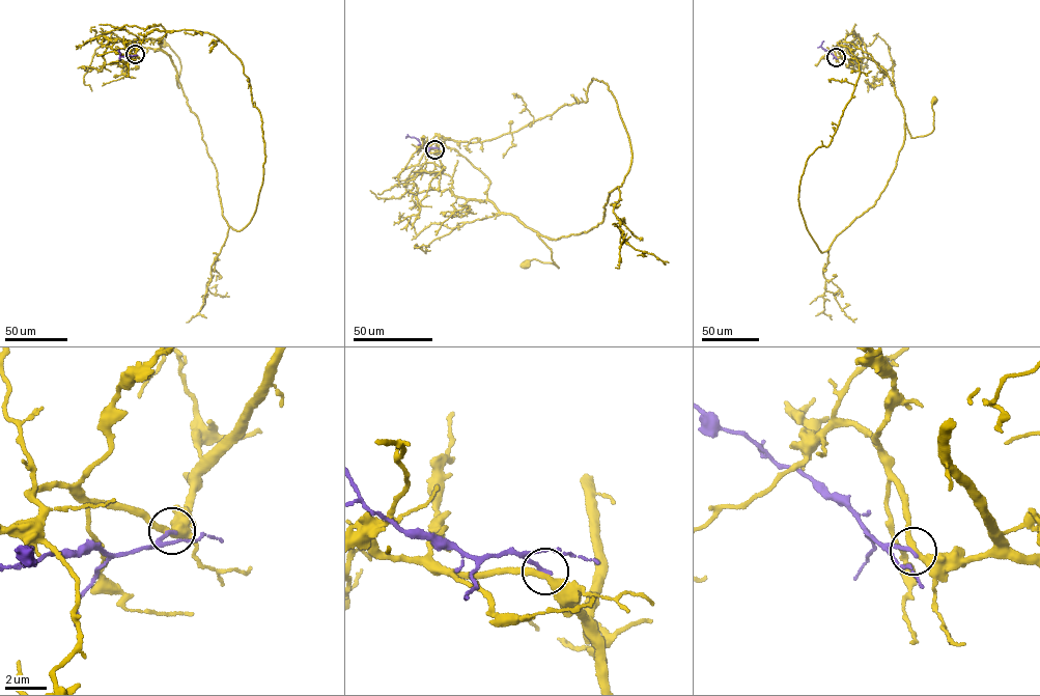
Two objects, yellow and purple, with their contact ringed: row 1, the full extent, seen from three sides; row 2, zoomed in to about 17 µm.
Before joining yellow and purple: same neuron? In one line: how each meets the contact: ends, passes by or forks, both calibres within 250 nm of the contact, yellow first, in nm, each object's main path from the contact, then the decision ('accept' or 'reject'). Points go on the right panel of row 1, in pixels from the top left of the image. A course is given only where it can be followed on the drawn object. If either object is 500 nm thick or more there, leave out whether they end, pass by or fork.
yellow passes by; purple ends there; 320 nm thick on the yellow side, 190 nm on the other; yellow runs (836, 57), (860, 75), (799, 185), (822, 252), (878, 199), (904, 122), (933, 130), (933, 100); purple runs (836, 57), (820, 47), (823, 42); reject

